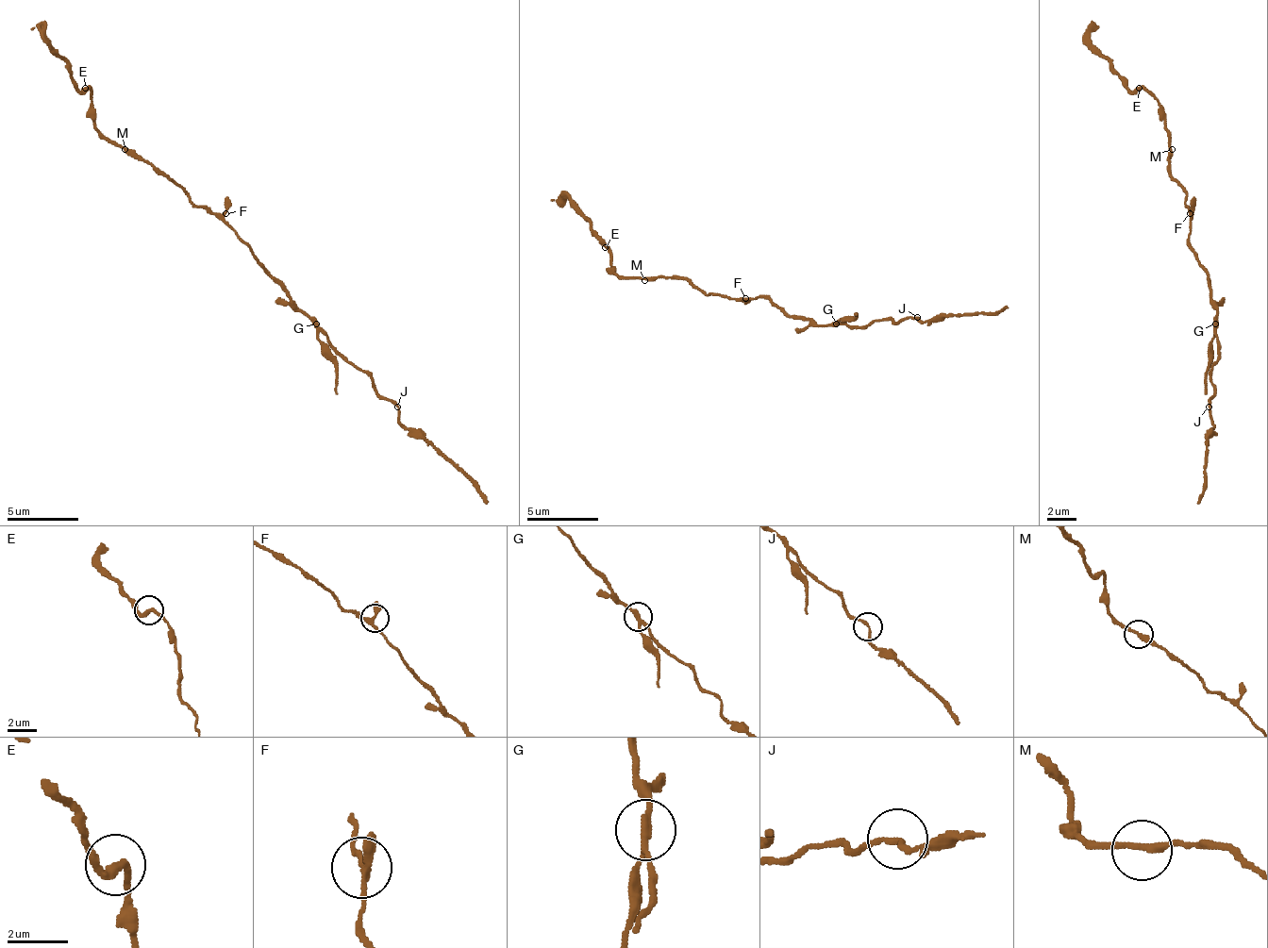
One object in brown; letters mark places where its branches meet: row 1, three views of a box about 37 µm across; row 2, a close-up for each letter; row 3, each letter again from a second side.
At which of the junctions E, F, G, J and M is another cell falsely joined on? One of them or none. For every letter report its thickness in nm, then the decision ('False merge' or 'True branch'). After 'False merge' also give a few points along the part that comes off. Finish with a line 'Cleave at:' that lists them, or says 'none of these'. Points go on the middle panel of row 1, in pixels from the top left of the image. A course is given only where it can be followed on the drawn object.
E: Thickness 260 nm. True branch
F: Thickness 200 nm. True branch
G: Thickness 200 nm. False merge. Course of the part to remove: (835, 323), (857, 316), (857, 312)
J: Thickness 170 nm. True branch
M: Thickness 260 nm. True branch
Cleave at: G

